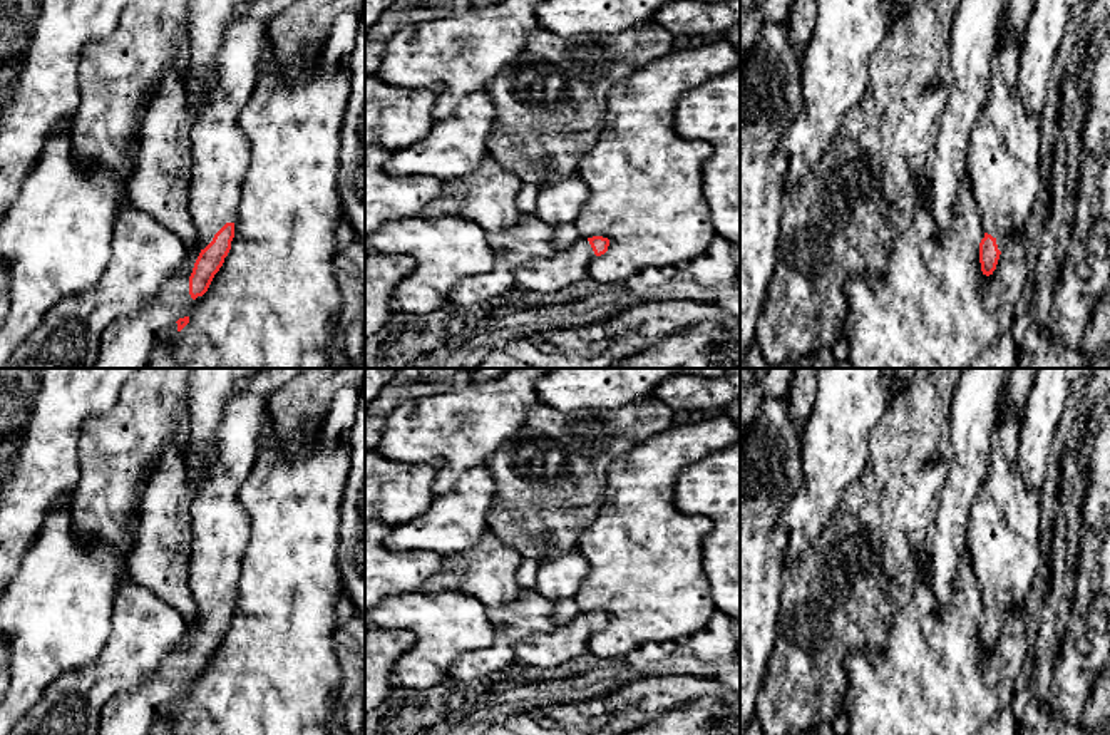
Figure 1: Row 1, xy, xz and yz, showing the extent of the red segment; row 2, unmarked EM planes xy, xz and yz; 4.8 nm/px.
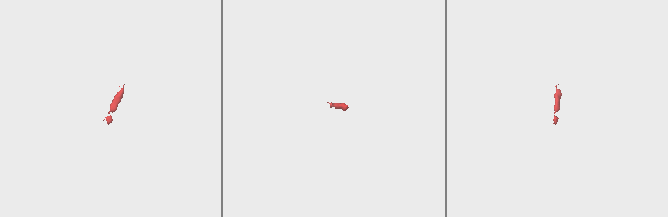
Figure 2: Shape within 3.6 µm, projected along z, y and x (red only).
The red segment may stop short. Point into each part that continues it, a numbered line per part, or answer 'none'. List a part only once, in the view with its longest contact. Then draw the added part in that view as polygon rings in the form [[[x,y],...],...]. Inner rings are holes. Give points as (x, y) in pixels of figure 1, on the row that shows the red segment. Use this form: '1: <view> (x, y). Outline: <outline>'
1: xy (220, 151). Outline: [[[251,0],[236,8],[218,54],[218,84],[211,102],[189,132],[193,174],[188,209],[198,229],[198,249],[186,258],[157,296],[129,318],[104,328],[94,368],[146,368],[159,343],[177,337],[177,320],[189,316],[194,300],[189,276],[199,253],[226,224],[236,221],[249,144],[238,117],[268,64],[275,64],[270,25],[296,0]]]

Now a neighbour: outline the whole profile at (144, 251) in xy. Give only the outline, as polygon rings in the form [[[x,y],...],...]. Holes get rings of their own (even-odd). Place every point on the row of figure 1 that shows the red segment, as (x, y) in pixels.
[[[136,206],[126,209],[97,285],[57,301],[3,368],[94,368],[104,328],[149,306],[184,258],[171,228]]]

